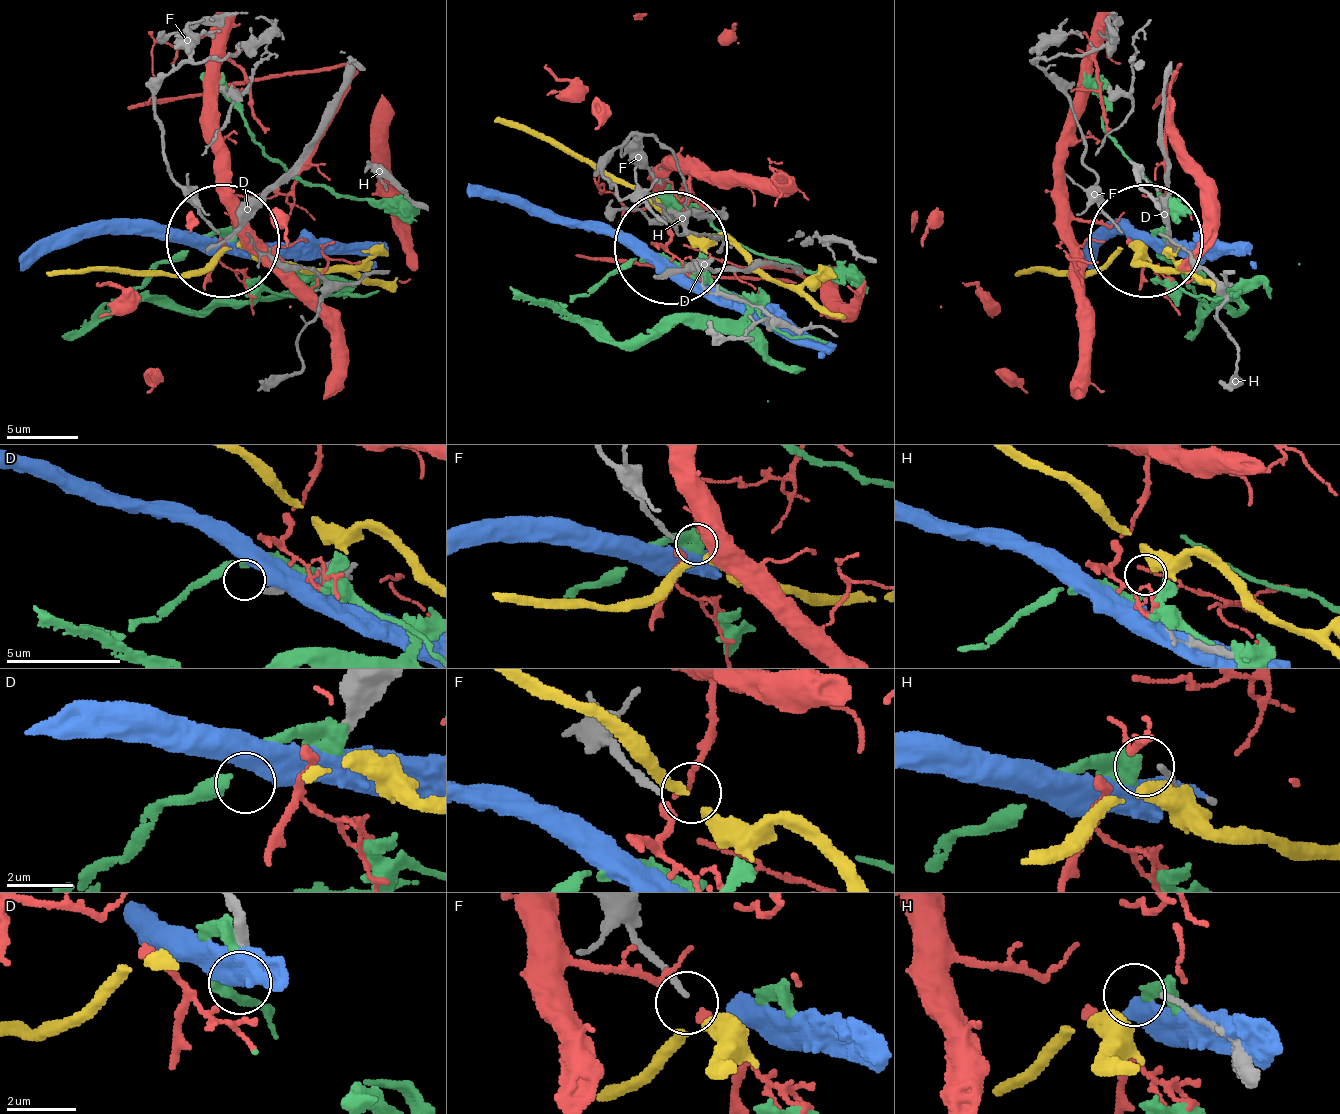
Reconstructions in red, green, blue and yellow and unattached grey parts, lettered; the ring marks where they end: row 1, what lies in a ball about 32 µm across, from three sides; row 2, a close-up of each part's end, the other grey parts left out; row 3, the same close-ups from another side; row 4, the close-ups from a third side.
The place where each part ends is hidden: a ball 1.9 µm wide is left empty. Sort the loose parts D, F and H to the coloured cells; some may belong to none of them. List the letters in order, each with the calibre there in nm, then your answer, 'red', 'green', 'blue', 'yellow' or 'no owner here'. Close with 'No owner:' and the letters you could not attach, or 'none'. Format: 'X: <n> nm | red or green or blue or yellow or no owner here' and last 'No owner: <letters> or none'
D: 320 nm | green
F: 190 nm | yellow
H: 160 nm | no owner here
No owner: H

